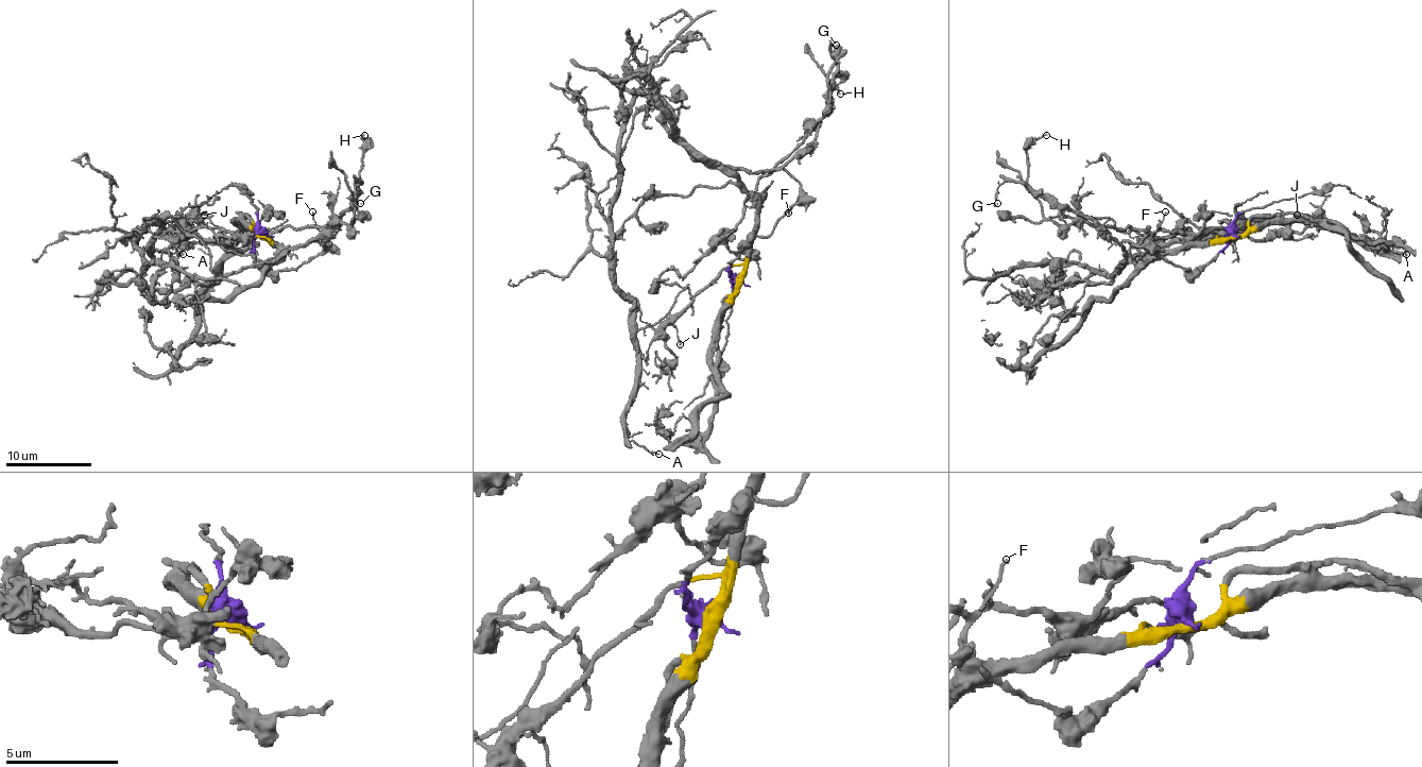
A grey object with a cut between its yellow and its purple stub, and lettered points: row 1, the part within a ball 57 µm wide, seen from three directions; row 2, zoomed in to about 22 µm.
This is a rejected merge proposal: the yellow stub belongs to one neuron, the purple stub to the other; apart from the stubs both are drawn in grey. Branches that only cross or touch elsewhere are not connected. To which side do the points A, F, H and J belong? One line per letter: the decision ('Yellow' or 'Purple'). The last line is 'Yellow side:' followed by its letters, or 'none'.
A: Yellow
F: Purple
H: Purple
J: Yellow
Yellow side: A, J

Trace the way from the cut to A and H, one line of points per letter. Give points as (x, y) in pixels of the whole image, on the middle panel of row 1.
A: (738, 280), (742, 268), (725, 266), (664, 333), (655, 322), (636, 335), (624, 424), (660, 455)
H: (738, 280), (730, 266), (799, 200), (799, 183), (784, 167), (816, 137), (839, 73), (839, 95)

